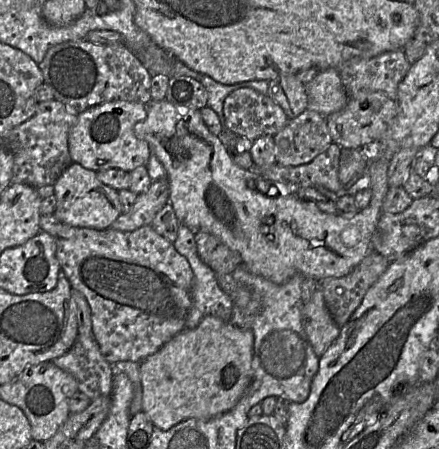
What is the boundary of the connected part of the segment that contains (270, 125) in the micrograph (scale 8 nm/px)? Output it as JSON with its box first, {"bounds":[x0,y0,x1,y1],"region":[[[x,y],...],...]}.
{"bounds":[223,87,288,143],"region":[[[248,87],[225,98],[223,115],[227,129],[248,143],[261,136],[274,137],[288,123],[283,109],[268,95]]]}

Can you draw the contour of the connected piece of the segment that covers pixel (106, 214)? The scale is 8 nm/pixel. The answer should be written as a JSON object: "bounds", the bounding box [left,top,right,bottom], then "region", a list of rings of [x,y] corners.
{"bounds":[53,162,122,230],"region":[[[72,162],[54,183],[56,208],[53,215],[62,223],[81,228],[104,230],[122,214],[118,191],[101,183],[95,171]]]}

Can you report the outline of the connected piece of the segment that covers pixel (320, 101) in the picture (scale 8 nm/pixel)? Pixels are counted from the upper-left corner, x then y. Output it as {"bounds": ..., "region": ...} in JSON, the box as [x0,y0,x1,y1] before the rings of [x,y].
{"bounds":[305,68,348,118],"region":[[[327,68],[305,85],[307,109],[316,111],[325,118],[342,110],[348,102],[339,70]]]}

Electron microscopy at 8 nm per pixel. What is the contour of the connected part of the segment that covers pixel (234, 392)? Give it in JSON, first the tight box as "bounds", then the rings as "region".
{"bounds":[140,316,254,430],"region":[[[206,316],[194,329],[184,329],[140,363],[142,411],[153,426],[169,430],[187,419],[210,419],[231,410],[252,379],[254,334],[215,316]]]}

